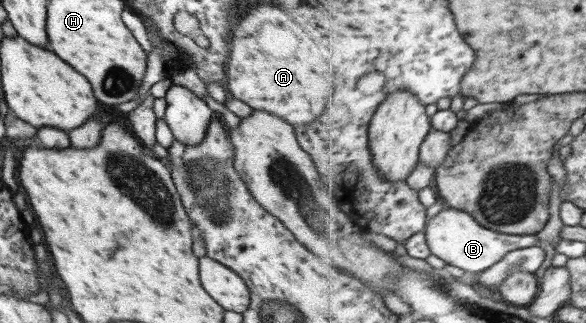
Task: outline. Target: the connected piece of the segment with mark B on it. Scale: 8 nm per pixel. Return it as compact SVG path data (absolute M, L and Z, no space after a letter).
M453 207L439 211L430 218L424 231L429 248L435 256L447 264L478 274L501 262L509 252L535 246L539 242L536 235L512 235L485 228L472 213Z

